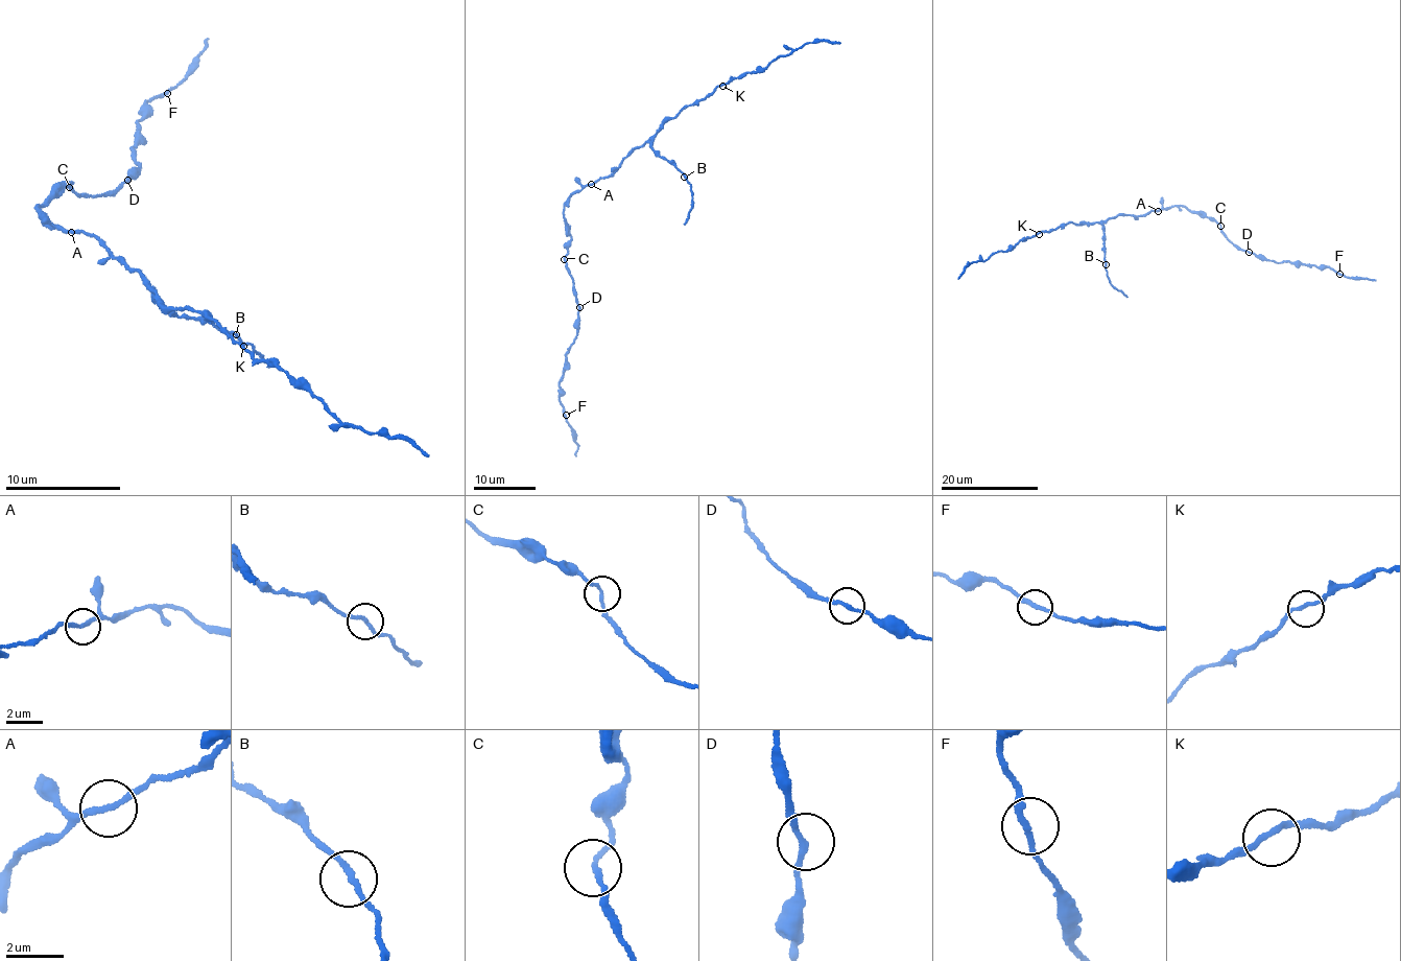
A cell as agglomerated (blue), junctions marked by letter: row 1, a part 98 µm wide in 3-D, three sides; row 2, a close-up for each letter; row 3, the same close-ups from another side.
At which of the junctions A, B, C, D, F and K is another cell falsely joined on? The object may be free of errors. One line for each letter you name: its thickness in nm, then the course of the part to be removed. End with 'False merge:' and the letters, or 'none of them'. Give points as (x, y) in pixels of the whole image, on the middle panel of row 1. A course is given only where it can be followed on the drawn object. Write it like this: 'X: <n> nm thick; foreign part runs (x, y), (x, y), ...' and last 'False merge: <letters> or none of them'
False merge: none of them

